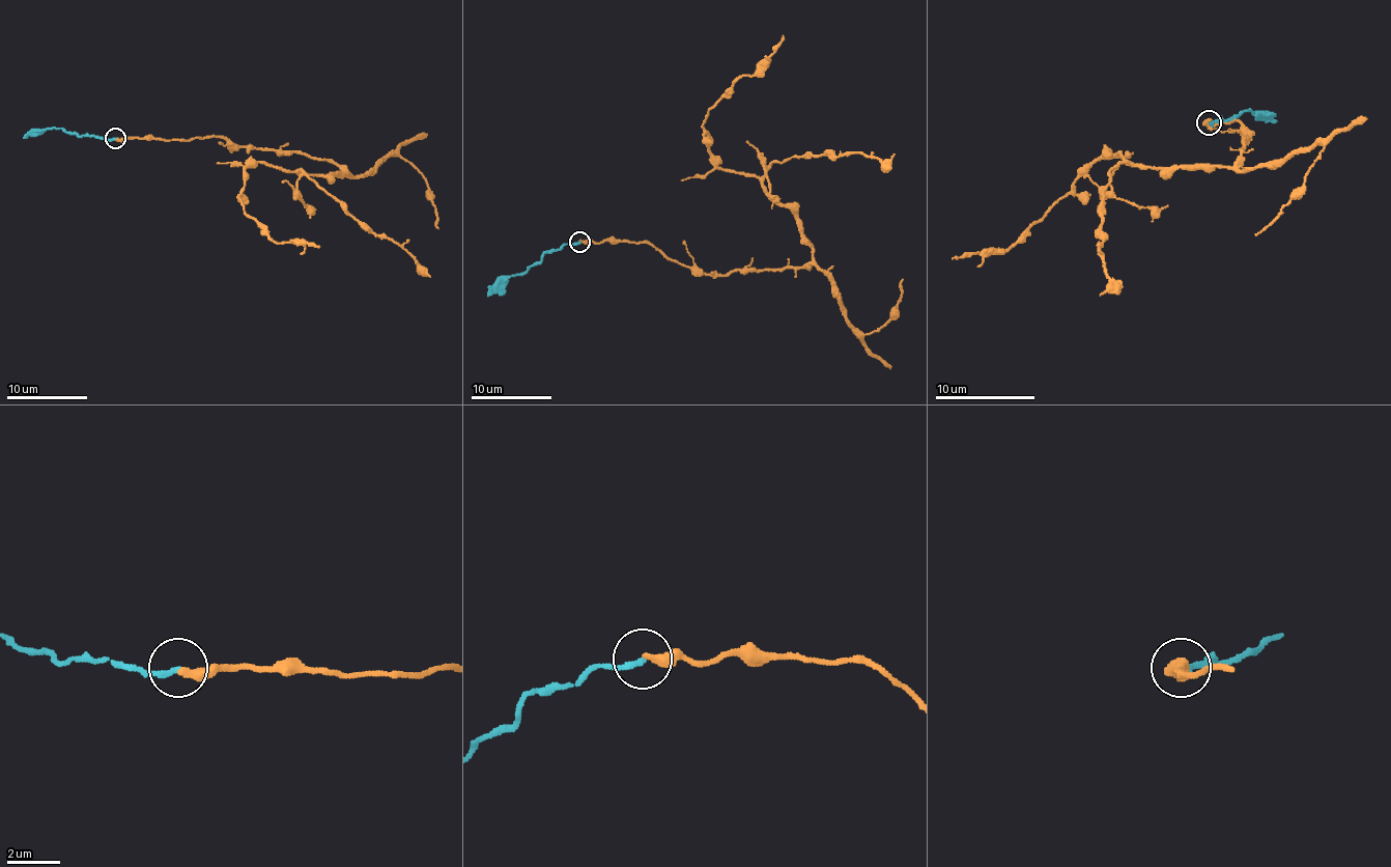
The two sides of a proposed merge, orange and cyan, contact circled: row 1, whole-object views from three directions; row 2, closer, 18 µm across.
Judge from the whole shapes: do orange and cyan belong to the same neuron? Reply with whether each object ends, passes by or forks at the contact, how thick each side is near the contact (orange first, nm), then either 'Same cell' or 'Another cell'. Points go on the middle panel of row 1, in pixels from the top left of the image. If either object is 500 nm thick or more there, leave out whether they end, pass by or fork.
At the ring orange ends. At the ring cyan ends. Thickness 360 nm (orange) against 200 nm. Same cell

